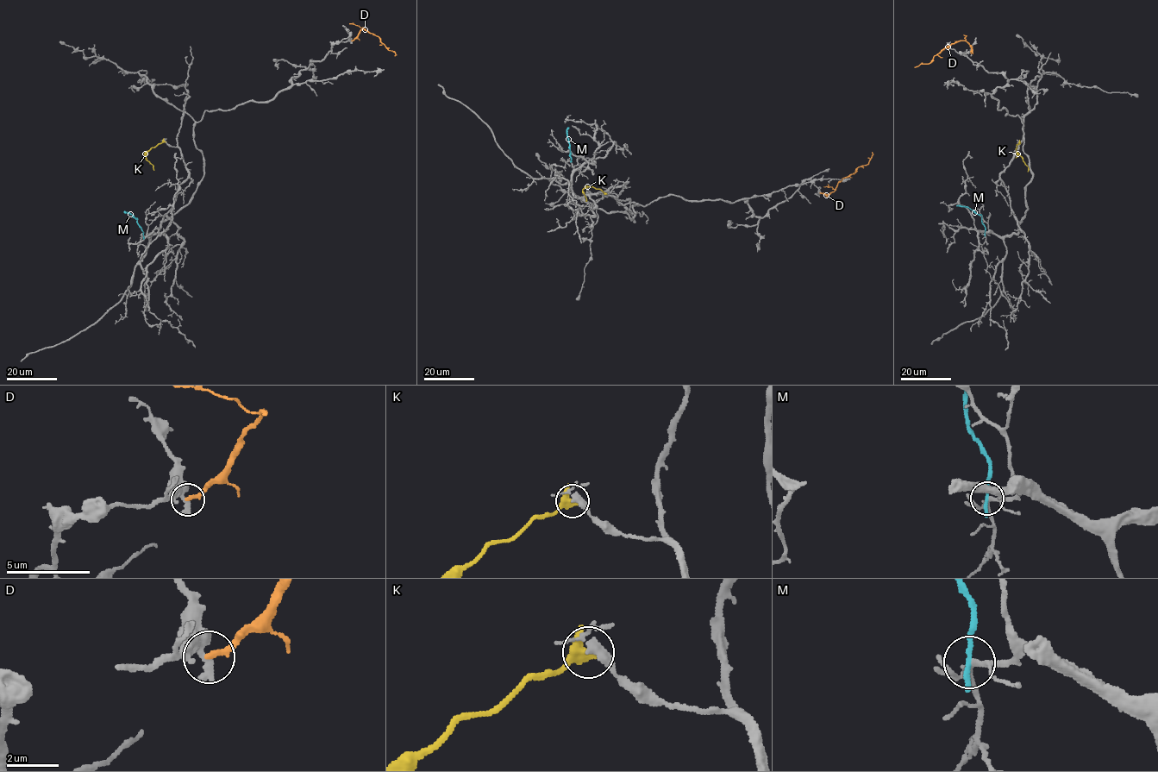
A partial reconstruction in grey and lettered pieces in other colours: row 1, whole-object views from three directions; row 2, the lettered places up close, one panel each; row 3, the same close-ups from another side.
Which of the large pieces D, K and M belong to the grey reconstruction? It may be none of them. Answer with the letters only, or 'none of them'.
none of them

